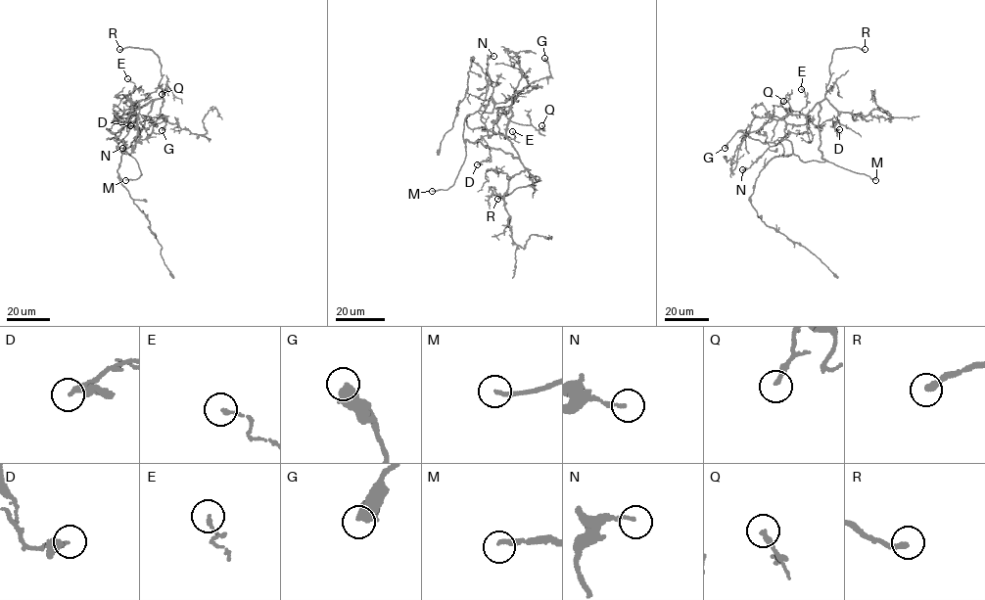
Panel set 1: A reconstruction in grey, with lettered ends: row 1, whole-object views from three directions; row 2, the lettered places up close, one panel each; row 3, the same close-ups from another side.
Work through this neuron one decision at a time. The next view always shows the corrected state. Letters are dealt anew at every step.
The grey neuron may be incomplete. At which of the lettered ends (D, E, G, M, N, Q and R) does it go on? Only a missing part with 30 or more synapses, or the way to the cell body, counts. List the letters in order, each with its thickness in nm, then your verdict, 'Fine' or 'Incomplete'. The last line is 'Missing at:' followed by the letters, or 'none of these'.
D: Thickness 240 nm. Fine
E: Thickness 130 nm. Fine
G: Thickness 550 nm. Fine
M: Thickness 180 nm. Incomplete
N: Thickness 150 nm. Fine
Q: Thickness 240 nm. Fine
R: Thickness 280 nm. Incomplete
Missing at: M, R

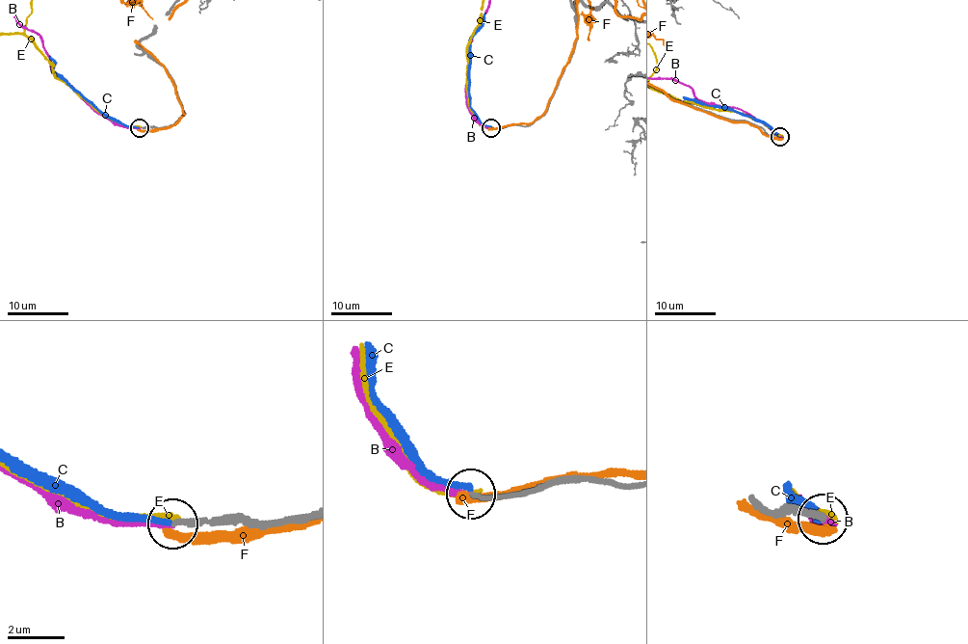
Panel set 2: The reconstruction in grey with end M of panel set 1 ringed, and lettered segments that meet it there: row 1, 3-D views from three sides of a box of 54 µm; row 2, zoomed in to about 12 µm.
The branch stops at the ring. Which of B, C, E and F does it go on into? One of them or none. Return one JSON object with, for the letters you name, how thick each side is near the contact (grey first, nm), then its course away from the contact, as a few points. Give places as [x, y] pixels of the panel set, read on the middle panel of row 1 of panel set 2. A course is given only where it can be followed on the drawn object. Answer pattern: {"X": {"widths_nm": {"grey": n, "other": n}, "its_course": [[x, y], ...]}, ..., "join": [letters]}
{"B": {"widths_nm": {"grey": 200, "other": 200}}, "join": ["B"]}

